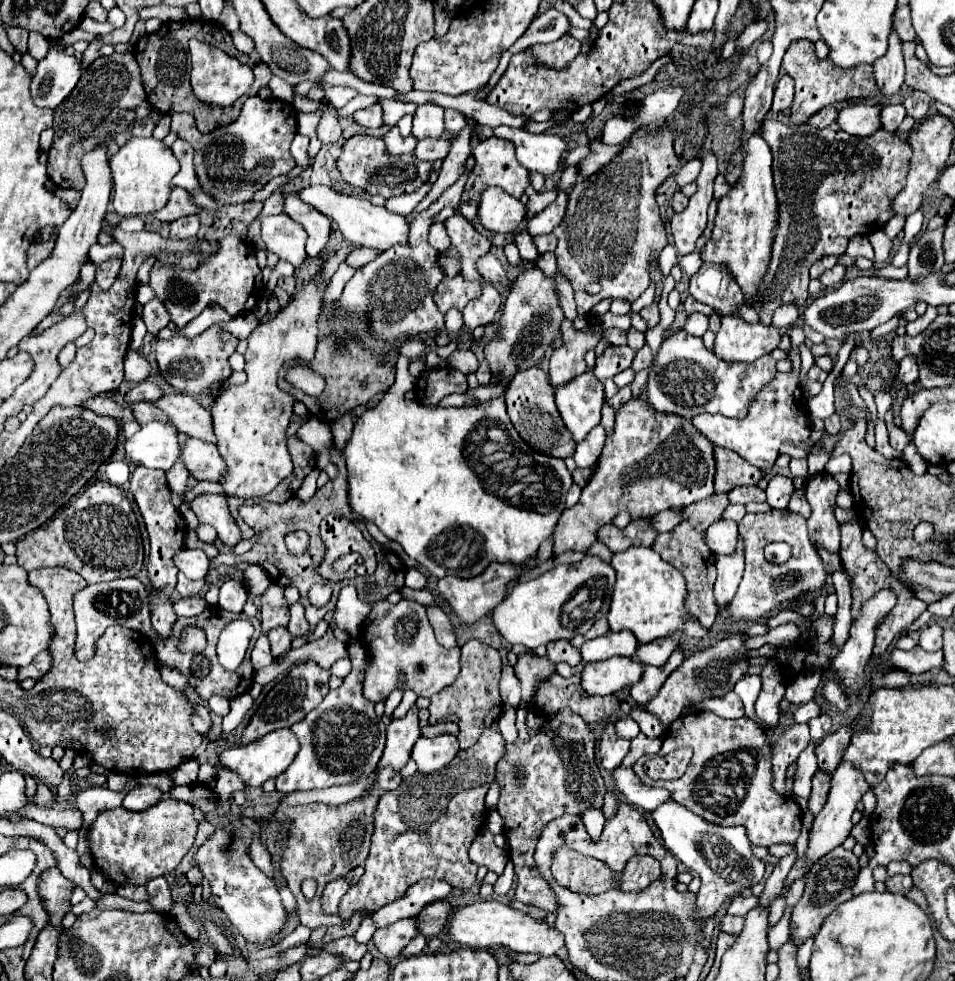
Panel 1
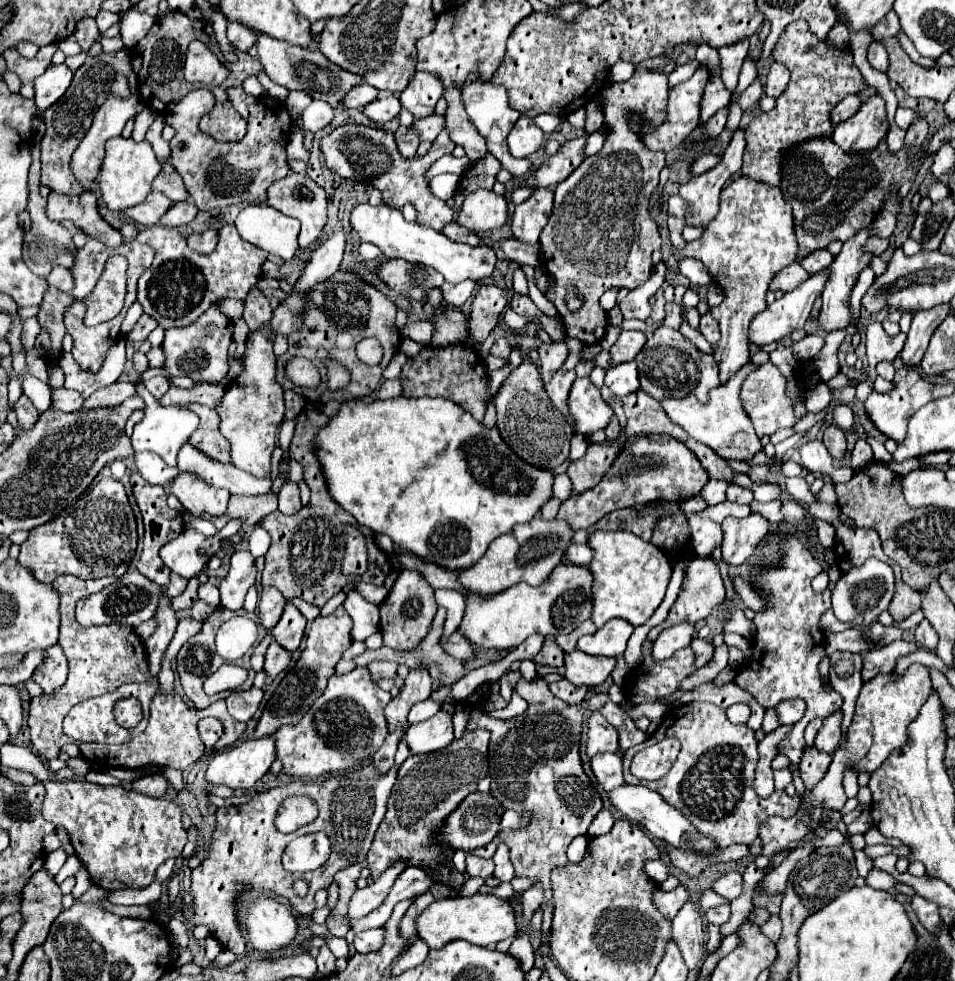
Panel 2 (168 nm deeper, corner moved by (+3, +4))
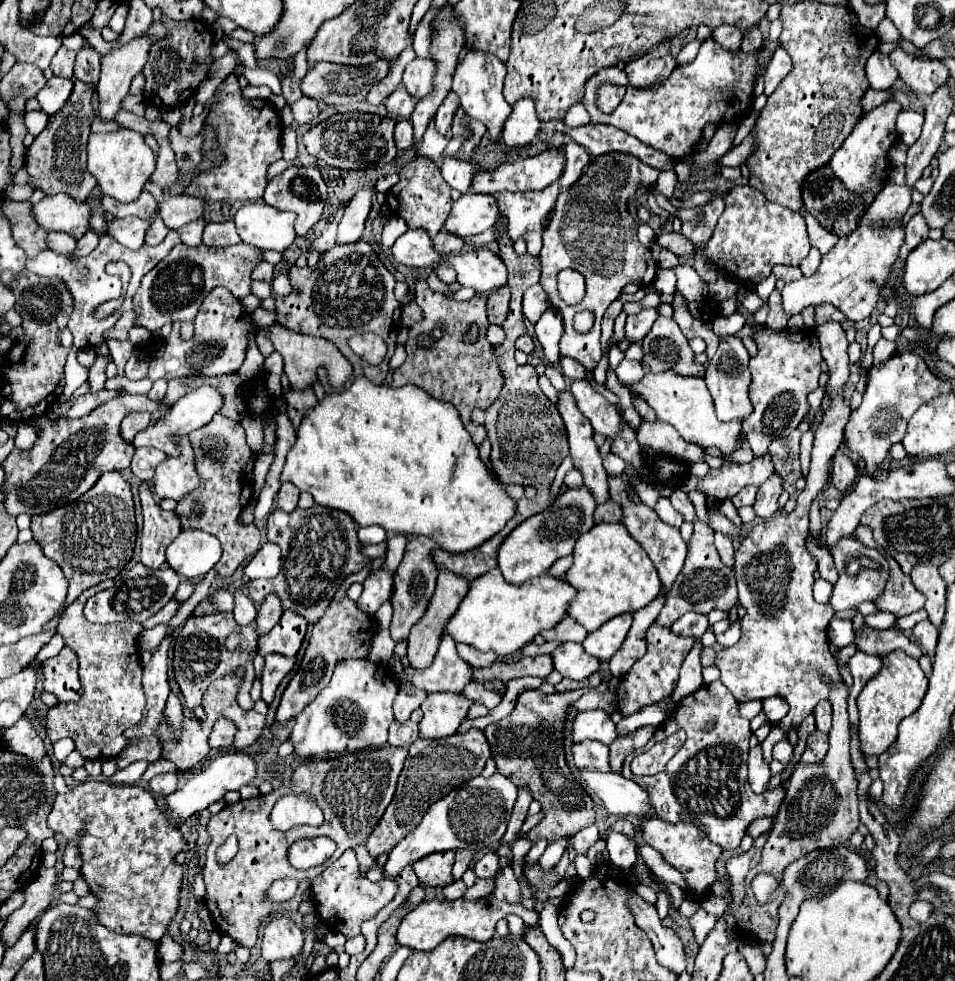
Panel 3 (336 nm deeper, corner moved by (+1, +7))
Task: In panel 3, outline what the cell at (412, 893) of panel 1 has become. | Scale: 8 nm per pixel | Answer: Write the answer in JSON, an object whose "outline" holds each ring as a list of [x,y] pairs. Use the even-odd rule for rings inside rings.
{"outline":[[[348,849],[338,861],[334,861],[328,869],[324,869],[314,881],[312,881],[312,897],[317,903],[318,915],[324,923],[328,923],[330,931],[342,933],[346,939],[356,937],[360,933],[360,923],[374,917],[394,895],[398,885],[394,881],[368,881],[358,867],[356,855],[352,849]]]}

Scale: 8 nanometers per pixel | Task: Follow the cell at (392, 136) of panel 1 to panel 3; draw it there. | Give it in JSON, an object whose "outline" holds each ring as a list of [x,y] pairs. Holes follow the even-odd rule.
{"outline":[[[450,91],[448,97],[444,99],[444,103],[440,105],[438,117],[436,117],[436,127],[438,127],[440,135],[446,135],[448,129],[452,127],[452,119],[454,119],[456,109],[458,109],[458,95],[454,91]]]}

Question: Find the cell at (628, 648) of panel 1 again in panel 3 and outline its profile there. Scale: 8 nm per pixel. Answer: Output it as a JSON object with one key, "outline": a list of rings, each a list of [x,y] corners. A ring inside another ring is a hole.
{"outline":[[[622,613],[614,619],[610,619],[606,625],[602,625],[600,629],[592,631],[582,647],[588,655],[596,657],[598,661],[610,661],[610,657],[620,649],[620,645],[624,643],[628,631],[632,625],[632,613]]]}

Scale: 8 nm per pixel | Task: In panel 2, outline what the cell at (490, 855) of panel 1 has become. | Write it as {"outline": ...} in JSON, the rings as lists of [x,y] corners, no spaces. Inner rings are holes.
{"outline":[[[466,852],[466,870],[470,876],[480,876],[480,878],[488,878],[494,872],[494,862],[480,858],[472,852]]]}

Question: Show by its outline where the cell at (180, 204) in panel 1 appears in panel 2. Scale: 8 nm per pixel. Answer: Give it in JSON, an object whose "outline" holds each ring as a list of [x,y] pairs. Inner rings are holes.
{"outline":[[[152,192],[144,204],[138,204],[136,208],[128,208],[124,214],[128,218],[132,218],[136,224],[156,226],[158,220],[168,212],[168,208],[172,204],[174,202],[168,196],[164,196],[162,192]]]}

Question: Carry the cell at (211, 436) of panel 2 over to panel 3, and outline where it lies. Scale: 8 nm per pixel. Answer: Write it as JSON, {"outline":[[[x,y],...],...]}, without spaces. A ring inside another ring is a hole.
{"outline":[[[216,413],[206,427],[196,429],[188,437],[190,437],[190,443],[194,449],[194,461],[196,461],[198,475],[202,477],[202,485],[198,489],[194,489],[194,493],[190,493],[190,499],[192,497],[200,499],[204,503],[204,513],[202,515],[192,513],[190,511],[192,501],[184,501],[184,499],[178,501],[174,513],[178,515],[180,527],[184,531],[186,529],[202,529],[220,539],[222,561],[216,563],[214,571],[216,571],[216,577],[230,577],[248,557],[252,557],[256,553],[256,549],[260,547],[260,539],[262,539],[260,529],[256,525],[240,521],[240,513],[248,505],[248,501],[254,493],[254,479],[246,479],[246,475],[250,473],[252,457],[256,457],[256,455],[246,445],[246,437],[244,437],[244,429],[242,429],[240,421],[228,419],[220,413]],[[186,511],[190,511],[188,517],[184,517]]]}

